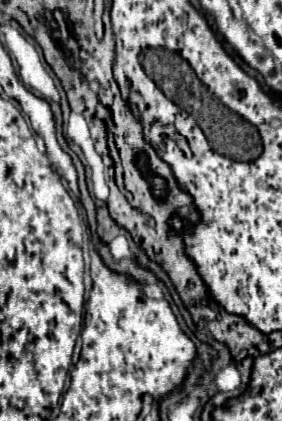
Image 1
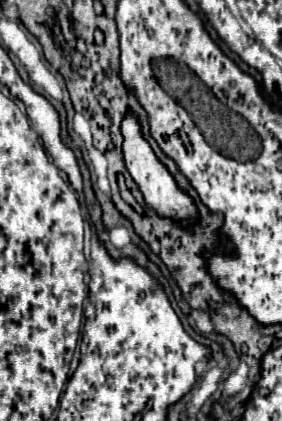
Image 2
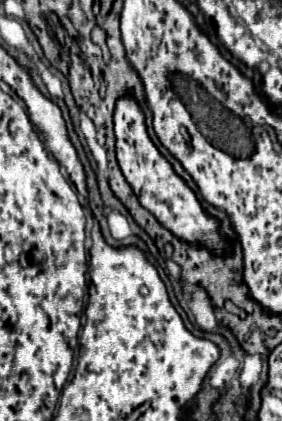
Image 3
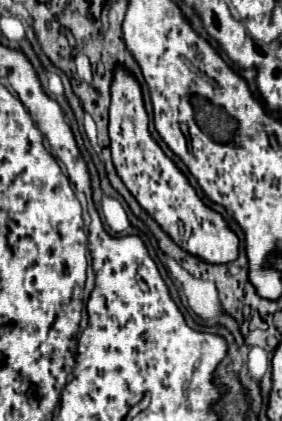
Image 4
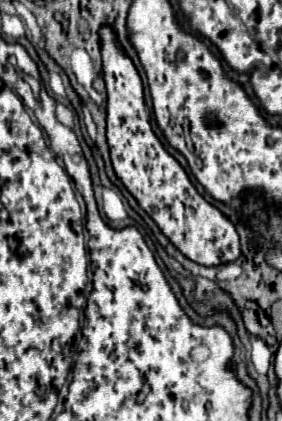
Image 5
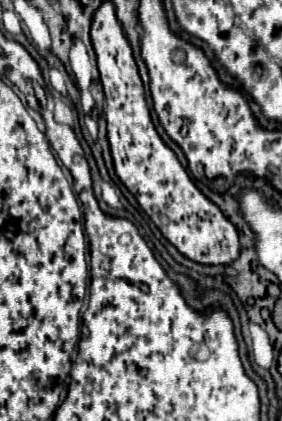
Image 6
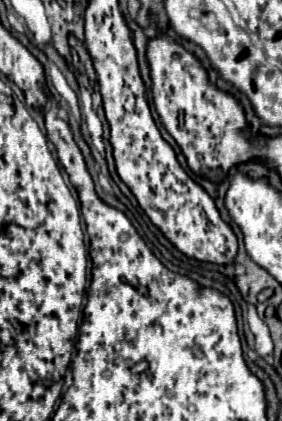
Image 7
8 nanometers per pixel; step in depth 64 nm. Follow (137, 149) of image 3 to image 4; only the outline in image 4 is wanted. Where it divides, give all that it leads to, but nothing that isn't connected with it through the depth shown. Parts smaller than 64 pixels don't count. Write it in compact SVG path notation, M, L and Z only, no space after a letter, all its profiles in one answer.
M116 68L116 80L112 80L112 104L110 104L110 150L118 176L138 200L138 204L160 224L160 228L190 254L208 260L210 264L224 264L238 258L238 236L230 232L224 218L212 212L190 186L186 176L174 166L162 152L156 140L148 132L148 114L144 110L140 84L128 76L122 68Z

